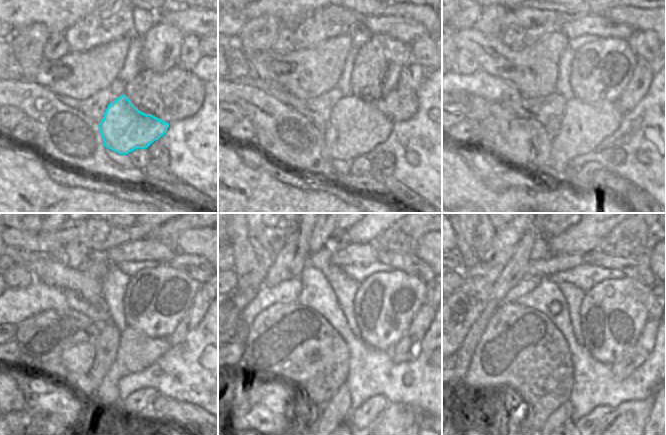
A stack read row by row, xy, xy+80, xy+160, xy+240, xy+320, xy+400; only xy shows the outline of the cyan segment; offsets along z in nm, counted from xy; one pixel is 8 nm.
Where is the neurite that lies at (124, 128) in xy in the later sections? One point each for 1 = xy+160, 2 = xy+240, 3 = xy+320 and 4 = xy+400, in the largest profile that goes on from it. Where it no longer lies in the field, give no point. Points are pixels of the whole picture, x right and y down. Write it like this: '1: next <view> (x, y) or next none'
1: next xy+160 (583, 126)
2: next xy+240 (136, 352)
3: next xy+320 (336, 412)
4: next xy+400 (562, 414)

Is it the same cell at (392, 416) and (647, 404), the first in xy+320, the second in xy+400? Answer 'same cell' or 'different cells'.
same cell

